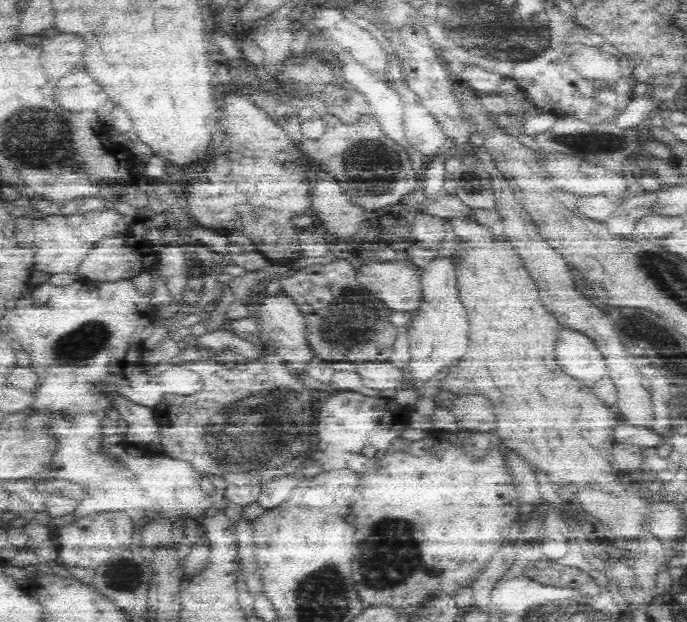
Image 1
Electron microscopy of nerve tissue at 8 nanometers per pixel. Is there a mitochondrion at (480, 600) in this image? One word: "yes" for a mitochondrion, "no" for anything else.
no

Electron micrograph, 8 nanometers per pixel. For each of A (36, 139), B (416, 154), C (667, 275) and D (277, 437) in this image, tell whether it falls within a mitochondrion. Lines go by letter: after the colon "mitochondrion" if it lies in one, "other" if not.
A: mitochondrion
B: other
C: mitochondrion
D: mitochondrion

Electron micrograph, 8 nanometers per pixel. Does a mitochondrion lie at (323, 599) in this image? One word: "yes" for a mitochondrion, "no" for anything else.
yes

